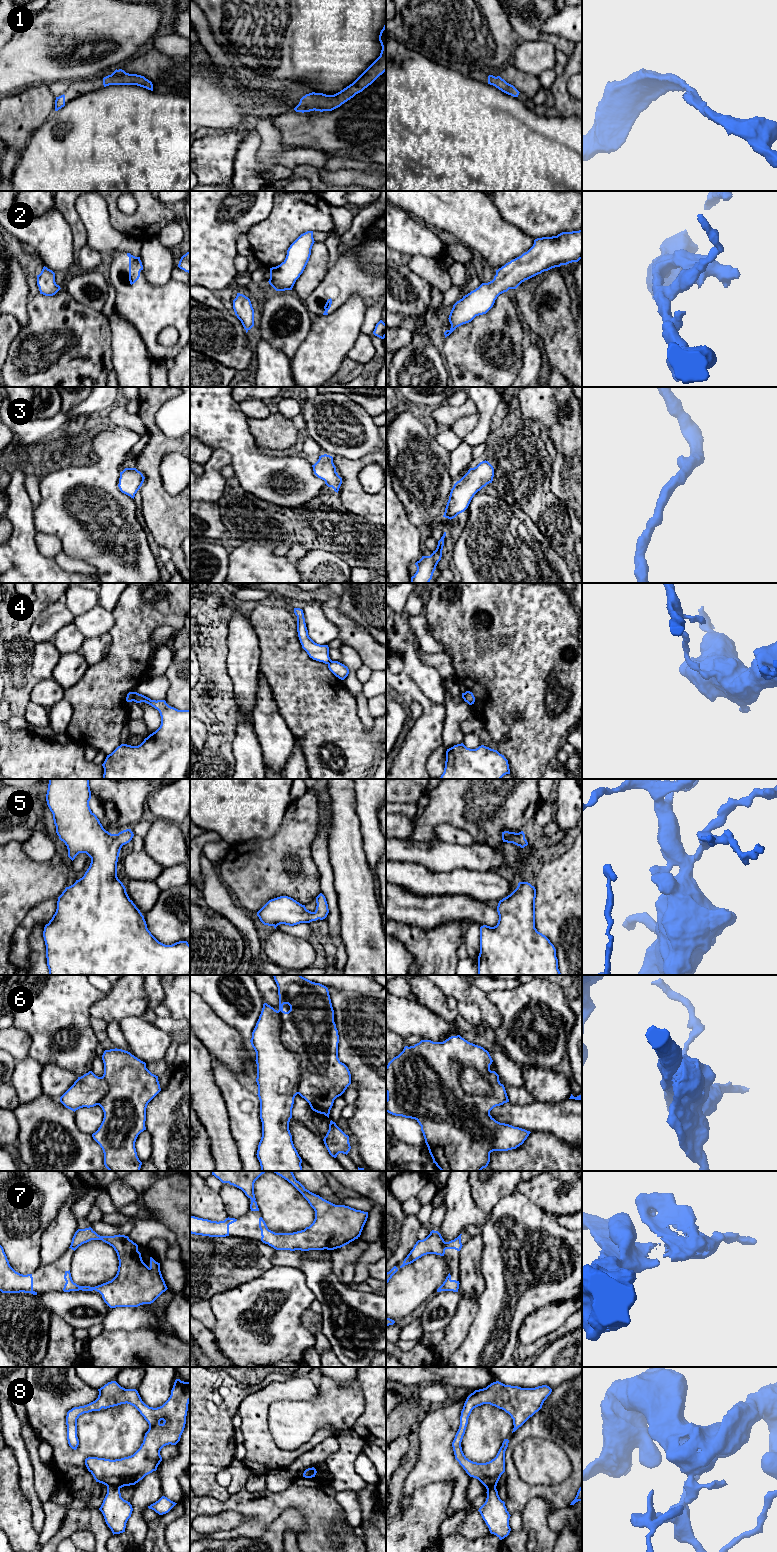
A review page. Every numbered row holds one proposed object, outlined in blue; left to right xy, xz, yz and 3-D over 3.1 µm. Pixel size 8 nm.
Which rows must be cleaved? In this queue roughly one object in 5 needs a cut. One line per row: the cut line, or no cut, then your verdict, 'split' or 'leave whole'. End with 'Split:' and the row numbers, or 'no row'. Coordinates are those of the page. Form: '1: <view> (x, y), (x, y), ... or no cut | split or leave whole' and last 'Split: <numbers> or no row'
1: no cut | leave whole
2: no cut | leave whole
3: no cut | leave whole
4: xy (132, 692), (133, 700) | split
5: no cut | leave whole
6: yz (462, 1066), (472, 1066), (489, 1083), (492, 1093) | split
7: no cut | leave whole
8: xy (107, 1486), (116, 1486), (119, 1489) | split
Split: 4, 6, 8

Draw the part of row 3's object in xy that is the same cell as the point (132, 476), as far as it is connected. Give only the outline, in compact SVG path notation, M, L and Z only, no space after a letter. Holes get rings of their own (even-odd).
M125 468L120 472L118 487L120 491L134 499L145 477L136 468Z

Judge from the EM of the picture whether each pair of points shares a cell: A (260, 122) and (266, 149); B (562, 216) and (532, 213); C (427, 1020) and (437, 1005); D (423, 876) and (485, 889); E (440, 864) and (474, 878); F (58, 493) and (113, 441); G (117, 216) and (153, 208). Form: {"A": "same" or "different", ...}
{"A": "same", "B": "same", "C": "different", "D": "same", "E": "different", "F": "same", "G": "same"}

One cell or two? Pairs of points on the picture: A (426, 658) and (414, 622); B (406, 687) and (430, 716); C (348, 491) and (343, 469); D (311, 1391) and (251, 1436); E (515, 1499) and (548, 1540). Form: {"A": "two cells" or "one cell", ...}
{"A": "two cells", "B": "one cell", "C": "one cell", "D": "one cell", "E": "two cells"}

